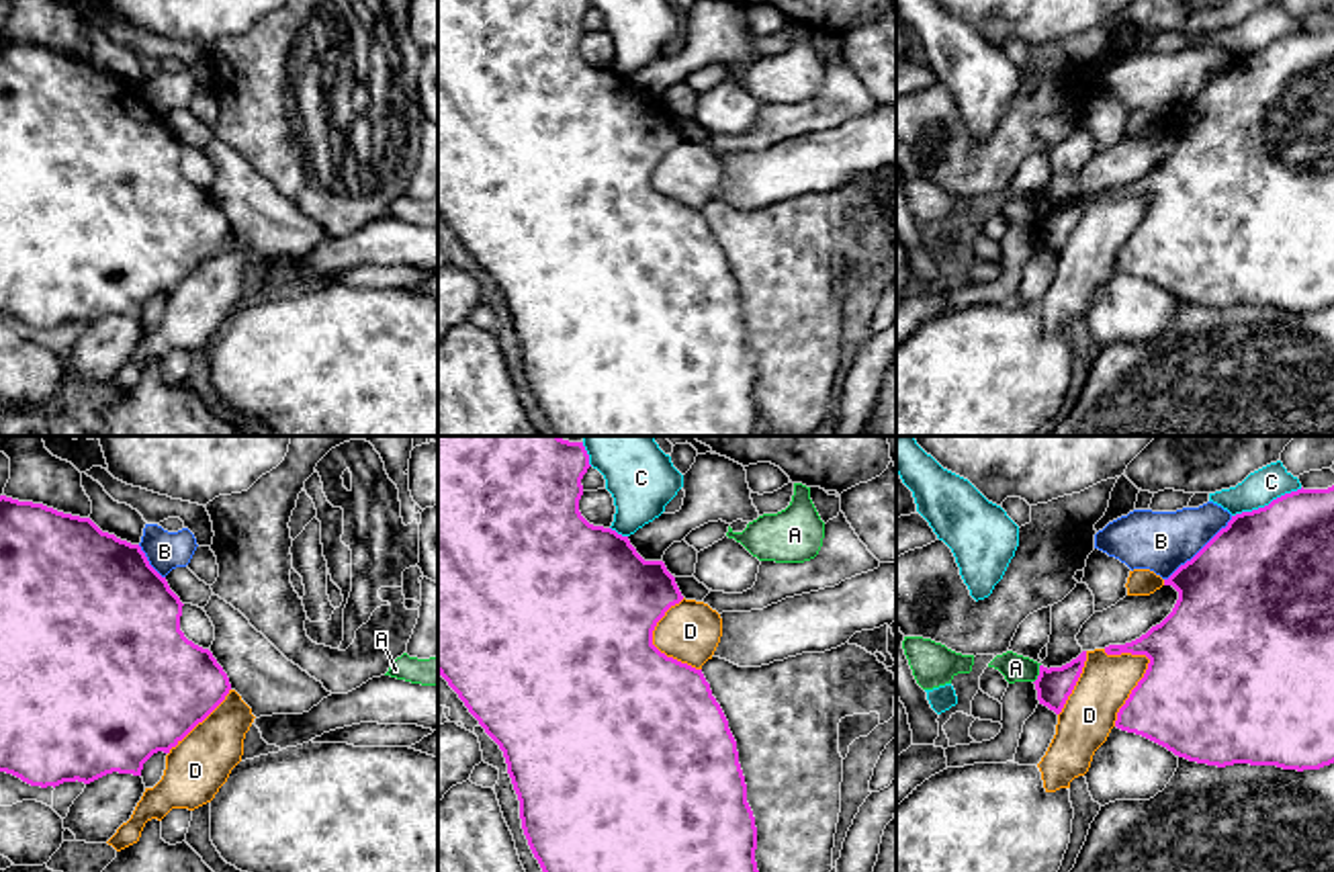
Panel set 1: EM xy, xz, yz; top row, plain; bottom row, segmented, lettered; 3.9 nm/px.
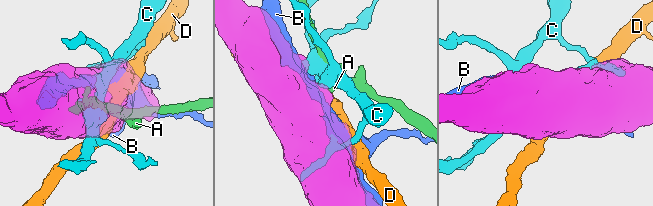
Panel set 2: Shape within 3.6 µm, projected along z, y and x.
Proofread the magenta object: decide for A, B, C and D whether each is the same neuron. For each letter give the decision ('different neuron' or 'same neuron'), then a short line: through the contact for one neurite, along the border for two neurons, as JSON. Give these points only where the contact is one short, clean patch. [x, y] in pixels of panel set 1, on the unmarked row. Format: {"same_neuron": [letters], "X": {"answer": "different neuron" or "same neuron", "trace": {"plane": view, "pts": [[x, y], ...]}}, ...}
{"same_neuron": [], "A": {"answer": "different neuron", "trace": {"plane": "yz", "pts": [[1040, 205], [1040, 215], [1034, 224]]}}, "B": {"answer": "different neuron"}, "C": {"answer": "different neuron"}, "D": {"answer": "different neuron"}}

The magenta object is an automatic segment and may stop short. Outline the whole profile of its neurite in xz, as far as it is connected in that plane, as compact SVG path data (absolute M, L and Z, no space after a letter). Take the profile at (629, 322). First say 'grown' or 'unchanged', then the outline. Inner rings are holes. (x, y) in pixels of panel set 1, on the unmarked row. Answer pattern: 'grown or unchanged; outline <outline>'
unchanged; outline M438 0L438 215L458 235L469 254L503 293L507 315L520 342L522 370L544 418L559 436L759 436L759 411L755 403L757 368L747 344L747 325L739 305L737 282L728 262L712 237L702 211L667 199L653 186L653 172L665 154L683 141L675 119L663 102L644 102L630 86L628 78L612 70L589 66L579 53L583 37L581 20L589 10L589 0Z

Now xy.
unchanged; outline M0 37L0 313L31 328L55 330L76 321L90 325L113 313L141 317L143 305L153 295L170 295L231 231L229 219L213 194L188 182L180 172L182 147L139 86L102 74L90 59Z

